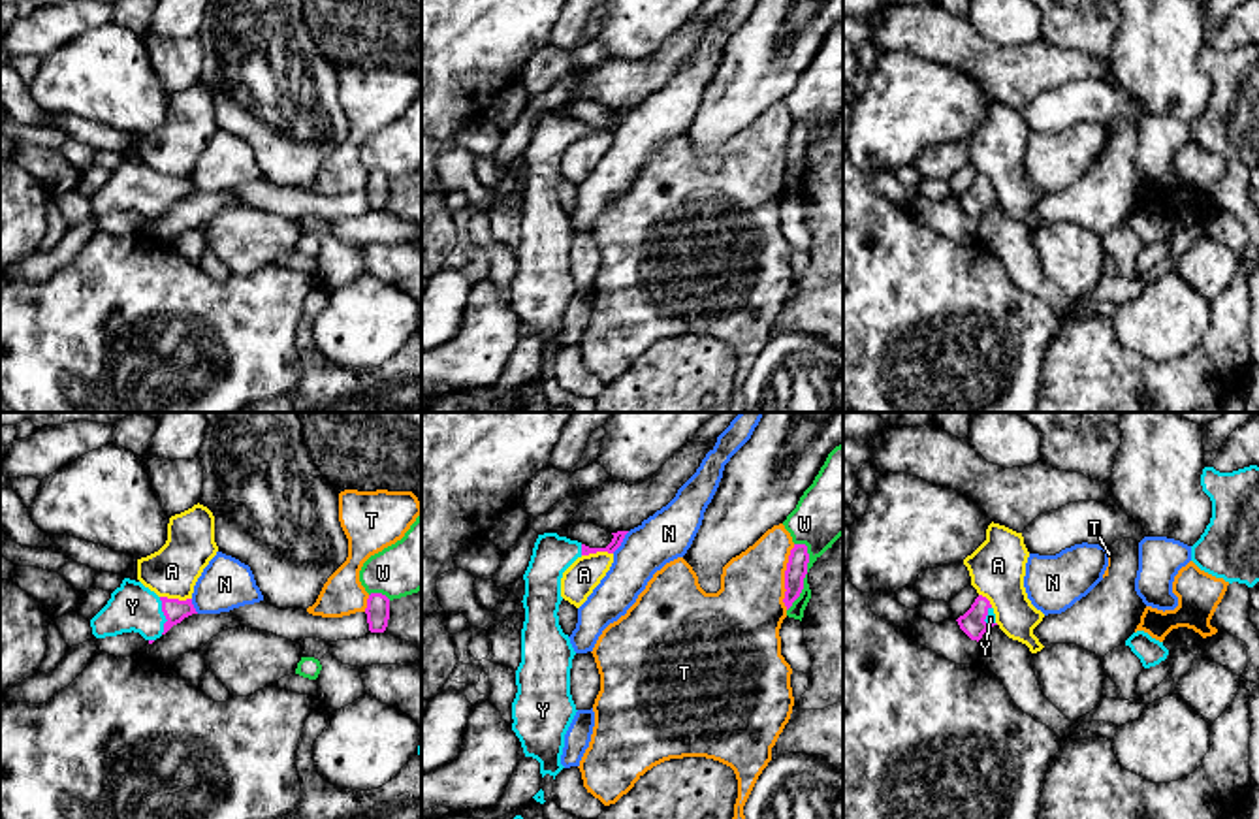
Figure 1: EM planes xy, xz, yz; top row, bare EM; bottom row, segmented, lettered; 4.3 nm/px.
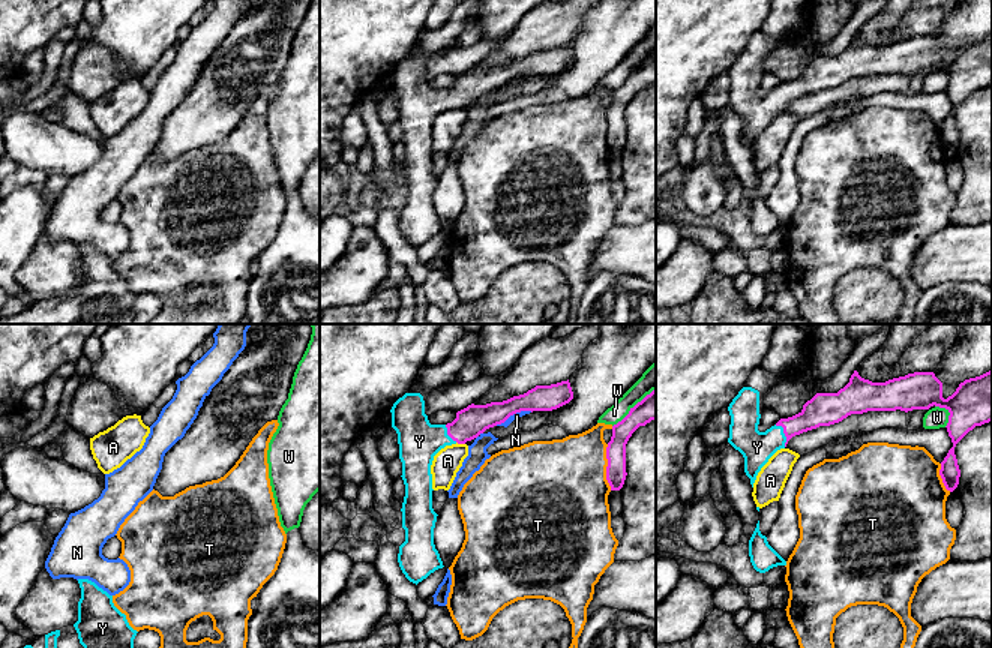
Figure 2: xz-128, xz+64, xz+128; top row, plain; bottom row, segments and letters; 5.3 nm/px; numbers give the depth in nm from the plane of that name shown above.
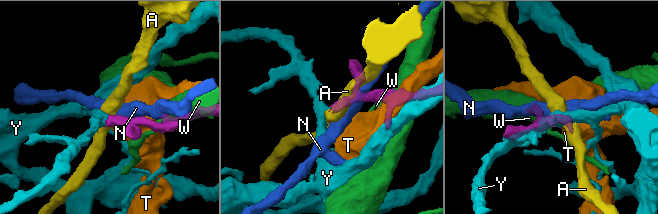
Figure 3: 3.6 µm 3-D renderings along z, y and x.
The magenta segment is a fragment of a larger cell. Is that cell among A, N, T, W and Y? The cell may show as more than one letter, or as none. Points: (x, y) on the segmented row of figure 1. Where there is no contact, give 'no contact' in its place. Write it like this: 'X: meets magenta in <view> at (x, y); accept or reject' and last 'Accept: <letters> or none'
A: meets magenta in xy at (175, 599); reject
N: meets magenta in xz at (621, 541); reject
T: meets magenta in xz at (785, 577); reject
W: meets magenta in xz at (804, 577); reject
Y: meets magenta in xy at (164, 614); accept
Accept: Y

